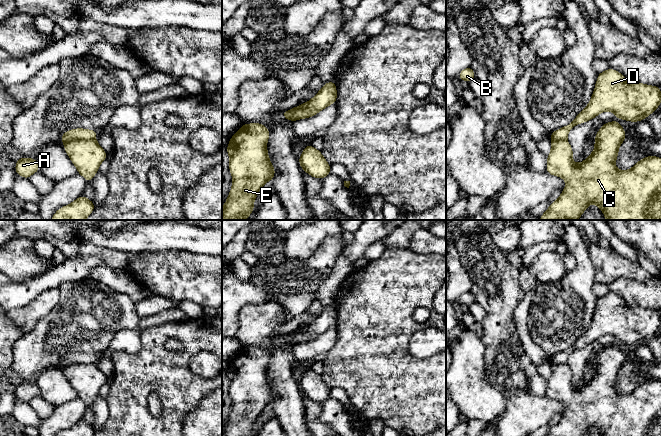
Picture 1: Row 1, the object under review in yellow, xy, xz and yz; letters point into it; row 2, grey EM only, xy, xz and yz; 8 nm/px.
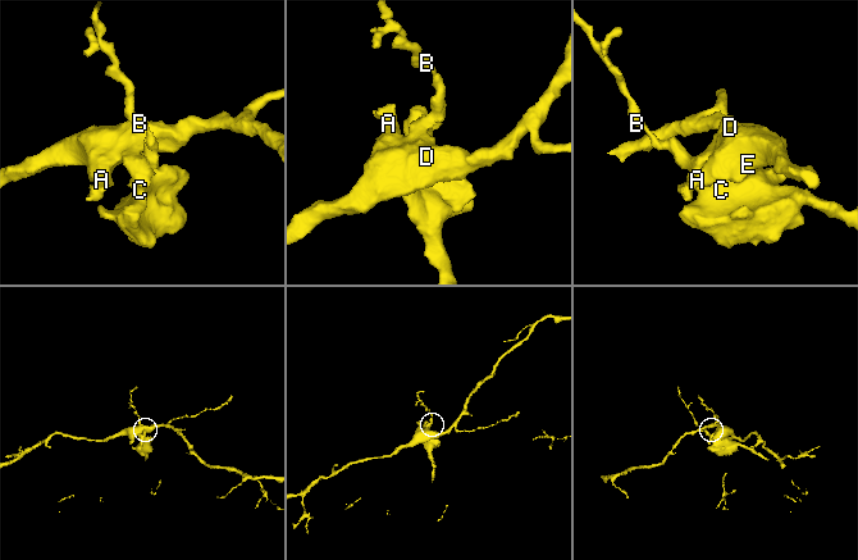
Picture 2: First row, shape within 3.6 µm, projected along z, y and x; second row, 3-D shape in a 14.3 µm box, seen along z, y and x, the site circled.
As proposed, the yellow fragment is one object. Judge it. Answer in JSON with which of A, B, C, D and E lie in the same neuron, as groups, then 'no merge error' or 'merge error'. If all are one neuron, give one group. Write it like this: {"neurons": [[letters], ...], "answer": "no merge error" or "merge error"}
{"neurons": [["A", "D", "E"], ["B", "C"]], "answer": "merge error"}

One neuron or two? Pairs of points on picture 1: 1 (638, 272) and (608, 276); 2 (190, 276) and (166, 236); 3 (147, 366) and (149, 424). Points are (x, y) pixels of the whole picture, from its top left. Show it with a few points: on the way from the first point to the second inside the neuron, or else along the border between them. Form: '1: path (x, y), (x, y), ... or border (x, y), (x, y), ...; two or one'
1: path (631, 272), (615, 272); one
2: border (152, 251), (187, 250), (198, 254); two
3: path (140, 380), (140, 410); one

